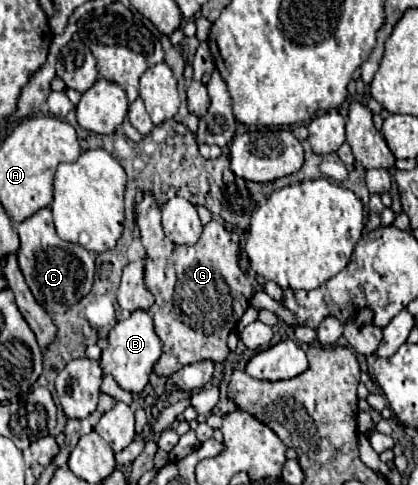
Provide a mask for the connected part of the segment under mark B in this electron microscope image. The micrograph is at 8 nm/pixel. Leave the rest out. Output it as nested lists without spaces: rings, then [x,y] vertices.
[[[136,310],[130,314],[130,318],[120,320],[112,332],[108,334],[108,346],[102,350],[100,366],[104,374],[112,374],[114,380],[122,390],[128,392],[142,392],[148,384],[148,376],[152,372],[154,362],[162,354],[162,340],[156,336],[152,326],[152,316],[144,310]]]

